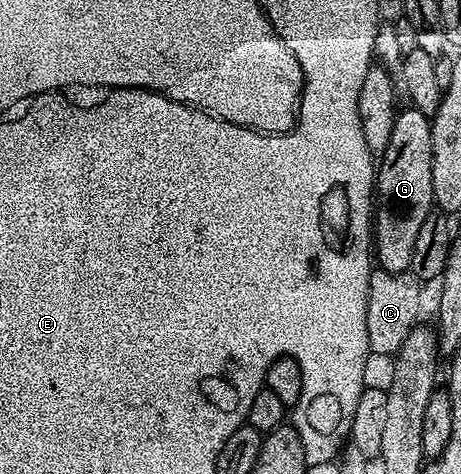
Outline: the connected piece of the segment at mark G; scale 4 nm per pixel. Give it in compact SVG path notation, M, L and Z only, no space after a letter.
M415 108L401 109L394 120L389 147L379 159L374 179L374 258L379 269L391 274L403 274L411 267L414 243L418 232L426 224L426 216L433 213L432 201L432 123L429 115Z

